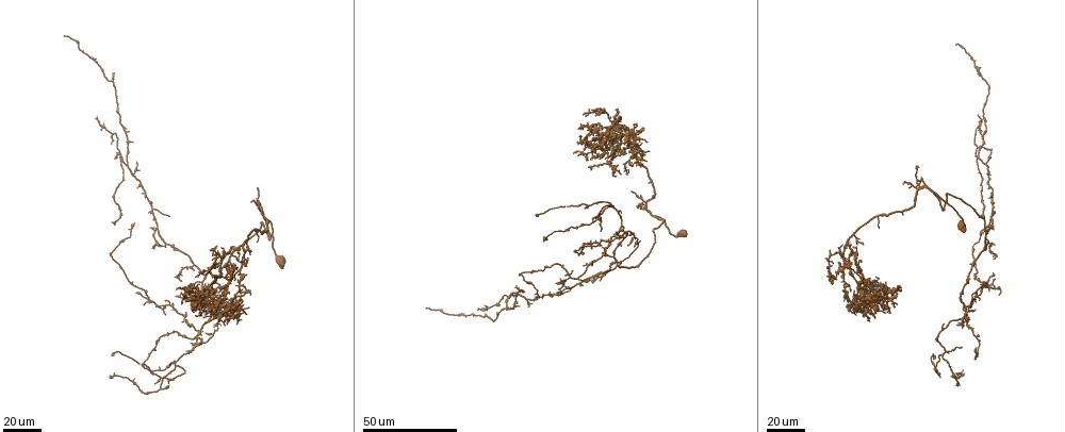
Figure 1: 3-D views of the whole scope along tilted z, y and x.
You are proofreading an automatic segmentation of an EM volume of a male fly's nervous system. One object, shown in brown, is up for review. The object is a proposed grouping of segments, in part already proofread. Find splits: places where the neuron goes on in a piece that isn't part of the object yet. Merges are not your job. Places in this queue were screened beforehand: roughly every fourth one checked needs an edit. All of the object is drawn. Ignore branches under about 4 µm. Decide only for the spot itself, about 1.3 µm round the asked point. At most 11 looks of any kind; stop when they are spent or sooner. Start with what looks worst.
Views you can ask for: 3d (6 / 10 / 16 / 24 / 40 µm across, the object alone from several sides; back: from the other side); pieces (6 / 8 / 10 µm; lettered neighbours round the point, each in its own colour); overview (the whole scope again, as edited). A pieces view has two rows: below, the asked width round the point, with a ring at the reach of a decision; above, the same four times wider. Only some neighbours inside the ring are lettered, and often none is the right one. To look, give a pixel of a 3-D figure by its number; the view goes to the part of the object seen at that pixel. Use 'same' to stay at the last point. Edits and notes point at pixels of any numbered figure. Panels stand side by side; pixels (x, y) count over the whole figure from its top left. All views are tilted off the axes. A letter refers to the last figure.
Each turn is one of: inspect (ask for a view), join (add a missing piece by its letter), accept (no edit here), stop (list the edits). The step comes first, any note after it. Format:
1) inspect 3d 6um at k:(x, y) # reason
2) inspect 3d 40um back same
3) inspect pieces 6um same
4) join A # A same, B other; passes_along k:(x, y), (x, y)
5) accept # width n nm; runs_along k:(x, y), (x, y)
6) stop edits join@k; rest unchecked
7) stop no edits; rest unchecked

inspect 3d 40um at 1:(63, 36) # an open end

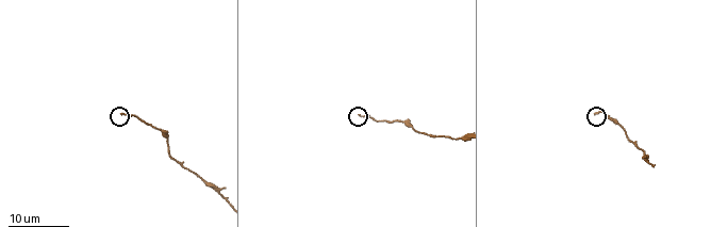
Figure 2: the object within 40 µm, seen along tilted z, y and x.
inspect pieces 10um at 2:(120, 112)

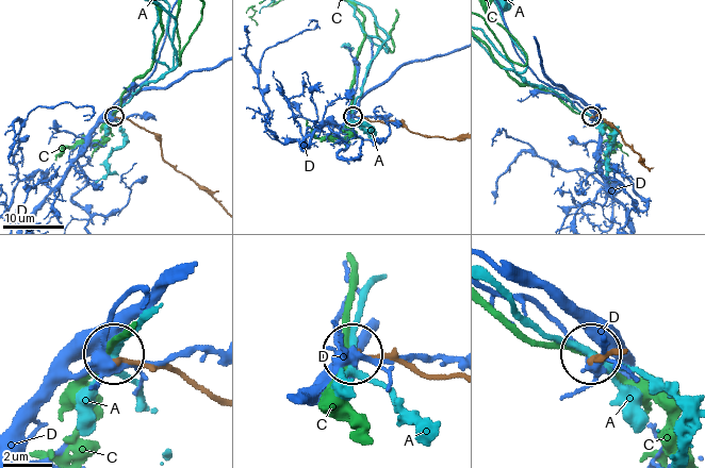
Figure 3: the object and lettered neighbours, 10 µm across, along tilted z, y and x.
accept # A other, C other, D other; runs_along 3:(451, 378), (423, 375), (392, 360), (357, 355); none of them fits

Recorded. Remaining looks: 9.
inspect 3d 40um at 1:(979, 114) # long arm stops here

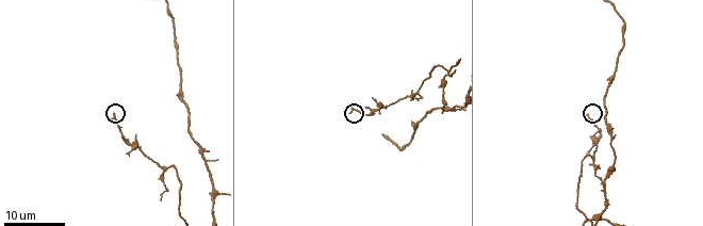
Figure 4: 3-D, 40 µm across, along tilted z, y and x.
inspect pieces 6um at 4:(351, 108) # see the neighbours

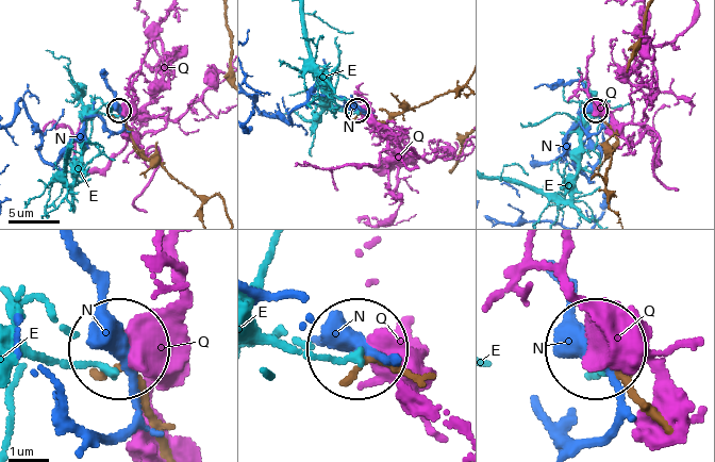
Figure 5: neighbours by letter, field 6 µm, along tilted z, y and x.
accept # E other, N other, Q other; runs_along 5:(168, 441), (127, 355); no lettered piece goes on from it

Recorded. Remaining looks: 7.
inspect 3d 40um at 1:(543, 238) # thin end

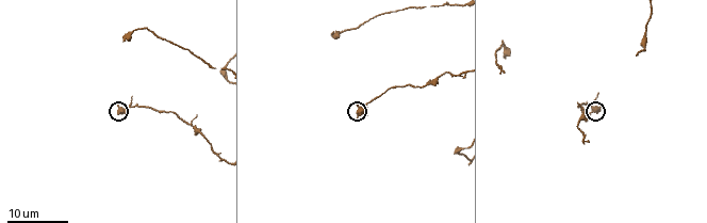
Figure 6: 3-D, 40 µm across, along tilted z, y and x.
inspect pieces 10um at 6:(602, 104)

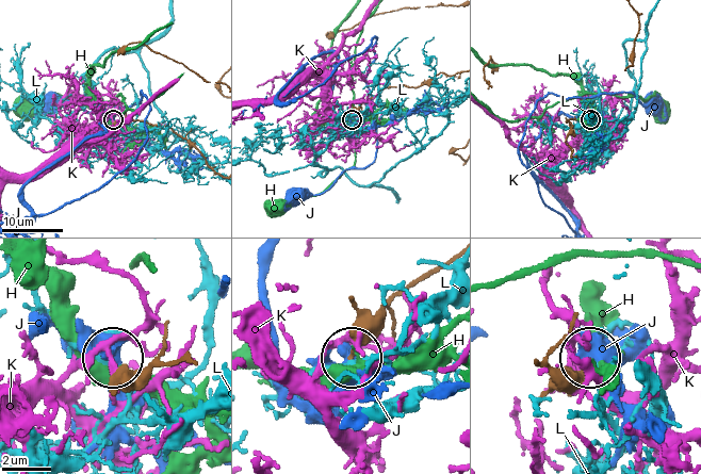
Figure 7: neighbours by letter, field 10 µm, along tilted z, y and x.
accept # H other, J other, K other, L other; no lettered piece goes on from it

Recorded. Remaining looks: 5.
inspect 3d 24um at 1:(183, 313) # thin end

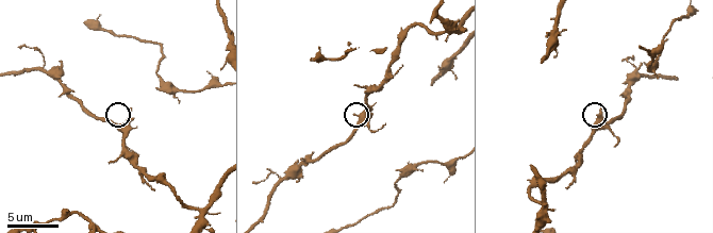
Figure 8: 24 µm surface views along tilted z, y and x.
inspect pieces 6um at 8:(130, 109) # what lies round it

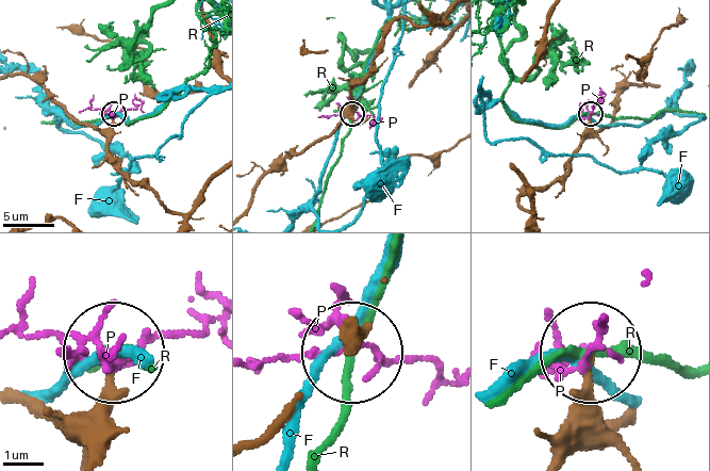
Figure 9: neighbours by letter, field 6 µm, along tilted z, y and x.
accept # F other, P other, R other; runs_along 9:(557, 449), (587, 359); no lettered piece goes on from it

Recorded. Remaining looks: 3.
inspect 3d 24um at 1:(868, 277)

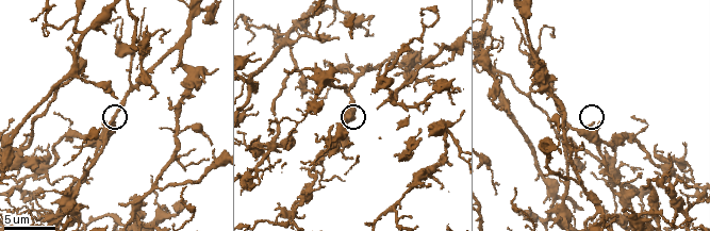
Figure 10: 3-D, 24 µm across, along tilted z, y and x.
inspect pieces 6um at 10:(105, 123)

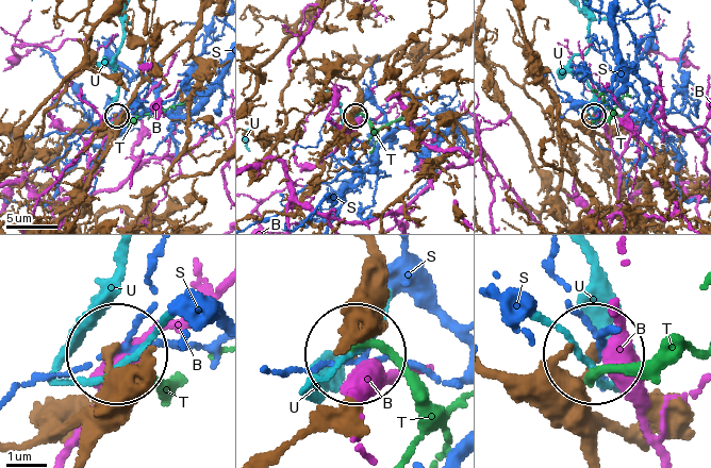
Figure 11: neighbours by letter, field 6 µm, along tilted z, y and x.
accept # width 200 nm; B other, S other, T other, U other; runs_along 11:(495, 371), (564, 378), (594, 353); none of them fits

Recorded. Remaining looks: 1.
stop no edits; rest unchecked

